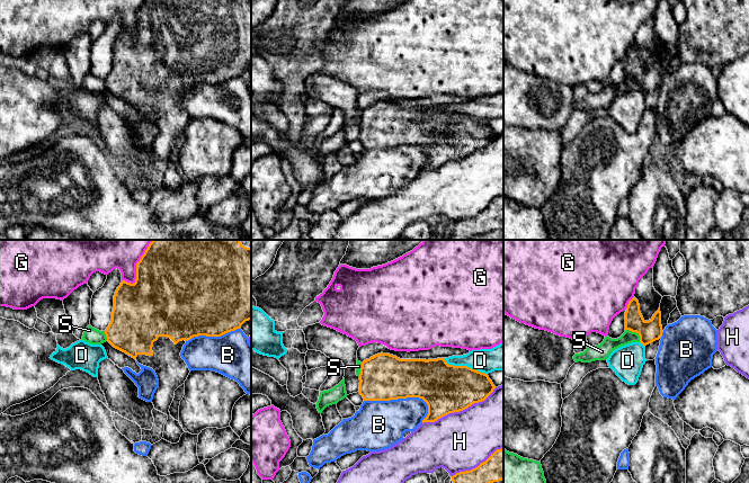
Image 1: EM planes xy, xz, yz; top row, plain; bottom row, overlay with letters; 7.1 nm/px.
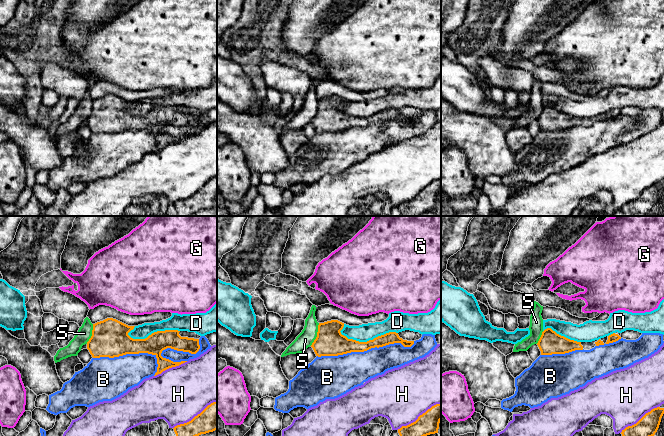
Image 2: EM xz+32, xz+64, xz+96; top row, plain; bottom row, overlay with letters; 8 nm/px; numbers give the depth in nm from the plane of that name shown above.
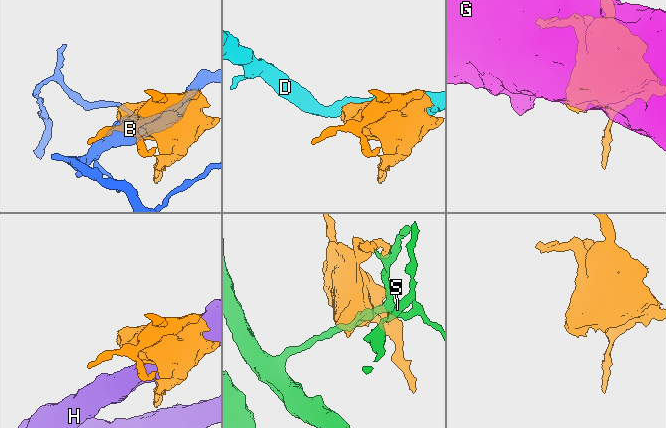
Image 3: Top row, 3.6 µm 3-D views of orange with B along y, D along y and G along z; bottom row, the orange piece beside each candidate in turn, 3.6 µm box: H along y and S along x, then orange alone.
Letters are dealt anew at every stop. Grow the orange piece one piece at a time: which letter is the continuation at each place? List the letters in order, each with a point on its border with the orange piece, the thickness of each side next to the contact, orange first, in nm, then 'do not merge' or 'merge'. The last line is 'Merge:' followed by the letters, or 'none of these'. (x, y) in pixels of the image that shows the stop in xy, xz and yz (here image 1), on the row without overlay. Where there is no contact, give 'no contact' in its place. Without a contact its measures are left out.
B: xz (400, 145) | 340/360 nm | do not merge
D: xz (465, 114) | 360/180 nm | do not merge
G: xy (136, 21) | 500/150 nm | do not merge
H: xz (458, 159) | 360/420 nm | do not merge
S: yz (635, 79) | 160/100 nm | do not merge
Merge: none of these

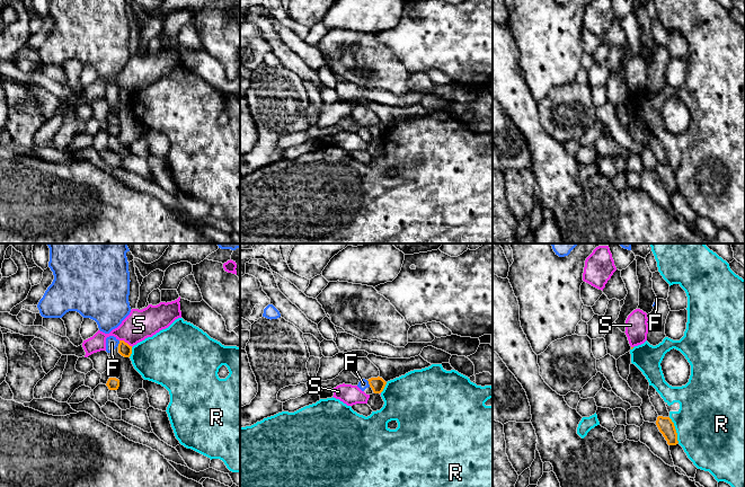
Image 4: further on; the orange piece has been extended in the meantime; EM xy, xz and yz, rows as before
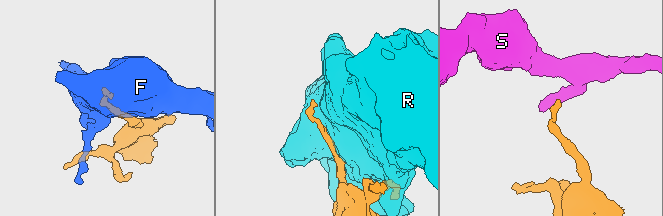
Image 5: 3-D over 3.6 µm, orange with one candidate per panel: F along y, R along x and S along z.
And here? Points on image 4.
F: xz (369, 131) | 100/70 nm | do not merge
R: yz (675, 177) | 120/480 nm | do not merge
S: xy (126, 90) | 90/220 nm | merge
Merge: S

